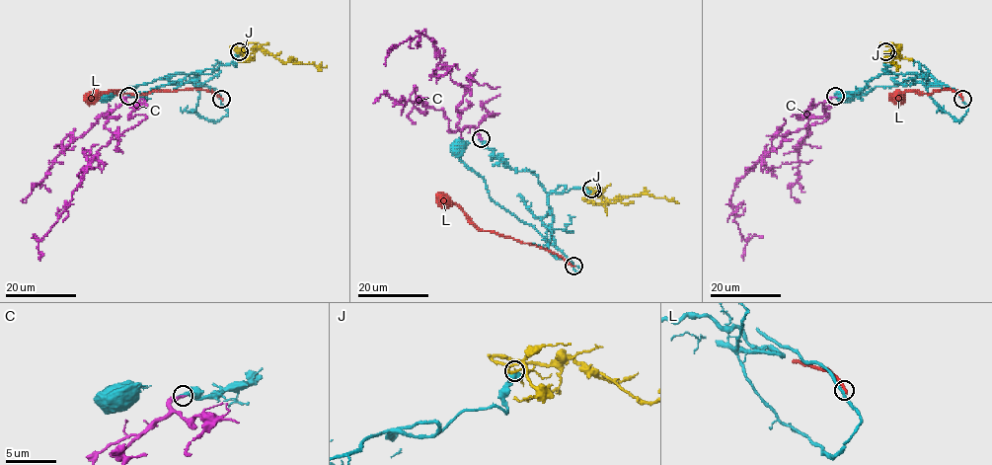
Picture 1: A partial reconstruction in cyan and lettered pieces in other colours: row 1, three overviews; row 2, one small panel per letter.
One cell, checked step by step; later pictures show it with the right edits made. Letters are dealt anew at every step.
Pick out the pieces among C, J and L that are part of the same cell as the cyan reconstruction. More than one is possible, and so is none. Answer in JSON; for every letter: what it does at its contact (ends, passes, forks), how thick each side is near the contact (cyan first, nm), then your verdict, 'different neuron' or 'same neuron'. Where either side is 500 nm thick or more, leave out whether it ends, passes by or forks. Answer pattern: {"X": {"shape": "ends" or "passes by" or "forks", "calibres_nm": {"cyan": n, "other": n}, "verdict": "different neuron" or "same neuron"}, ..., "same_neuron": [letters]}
{"C": {"shape": "ends", "calibres_nm": {"cyan": 320, "other": 260}, "verdict": "same neuron"}, "J": {"calibres_nm": {"cyan": 700, "other": 240}, "verdict": "different neuron"}, "L": {"shape": "ends", "calibres_nm": {"cyan": 240, "other": 280}, "verdict": "different neuron"}, "same_neuron": ["C"]}

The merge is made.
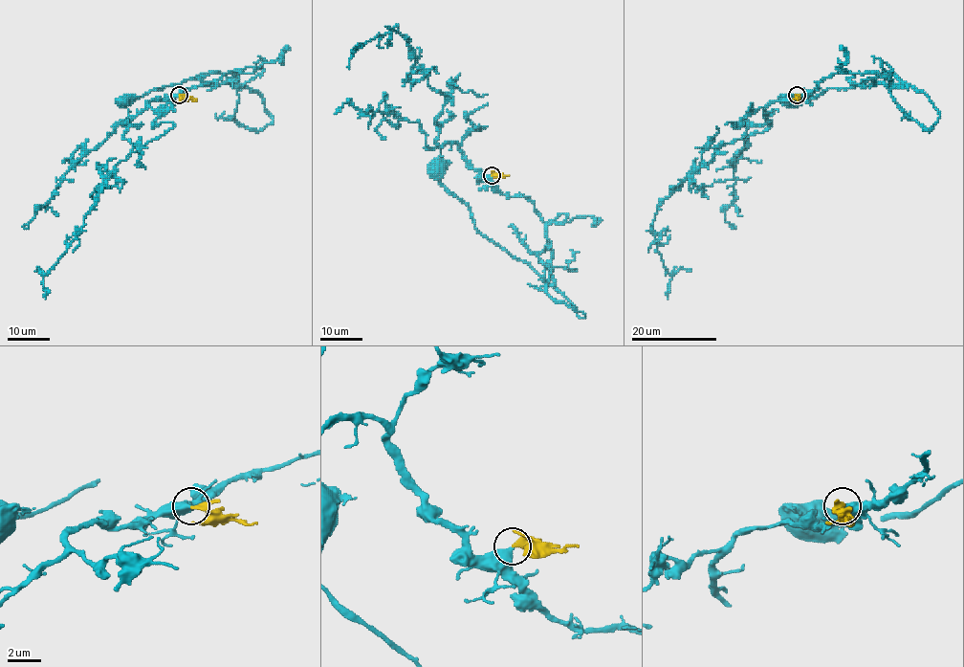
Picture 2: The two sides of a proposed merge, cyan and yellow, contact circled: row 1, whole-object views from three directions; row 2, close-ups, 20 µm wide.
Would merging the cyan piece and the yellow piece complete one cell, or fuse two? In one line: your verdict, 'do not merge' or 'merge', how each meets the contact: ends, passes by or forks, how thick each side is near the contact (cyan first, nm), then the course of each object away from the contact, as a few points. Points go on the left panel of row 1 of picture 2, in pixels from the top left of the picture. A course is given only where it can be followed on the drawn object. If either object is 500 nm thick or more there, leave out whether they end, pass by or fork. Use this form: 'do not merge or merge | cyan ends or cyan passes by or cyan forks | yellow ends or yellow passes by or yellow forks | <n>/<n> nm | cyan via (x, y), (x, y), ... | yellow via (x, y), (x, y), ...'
merge | cyan ends | yellow passes by | 480/240 nm | cyan via (179, 95), (227, 73), (240, 72), (232, 84), (224, 75), (201, 74), (128, 100) | yellow via (179, 95), (196, 100)

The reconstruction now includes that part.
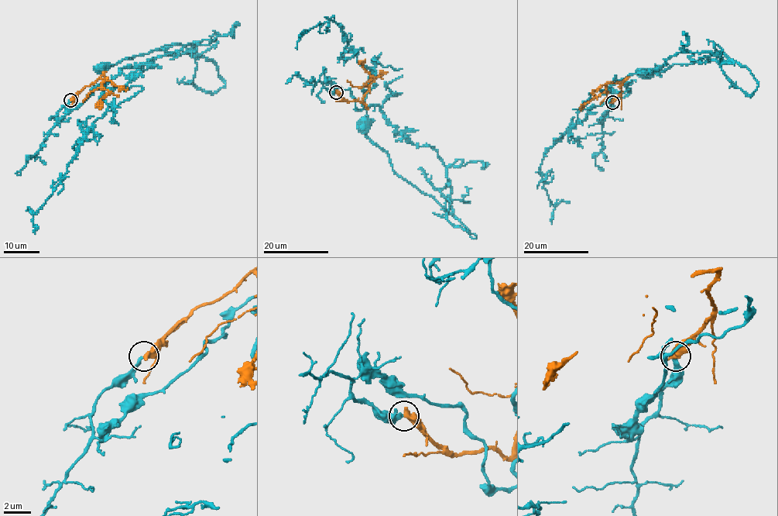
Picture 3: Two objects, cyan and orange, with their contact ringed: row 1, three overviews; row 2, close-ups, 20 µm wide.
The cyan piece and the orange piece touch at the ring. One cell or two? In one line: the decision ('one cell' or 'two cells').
one cell

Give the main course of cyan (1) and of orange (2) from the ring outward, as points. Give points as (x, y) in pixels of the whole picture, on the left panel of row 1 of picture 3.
1: (70, 100), (58, 121), (122, 67), (198, 43), (191, 54), (165, 45), (104, 67)
2: (70, 100), (99, 77), (106, 78), (102, 86), (109, 92), (100, 101), (99, 106), (103, 106)

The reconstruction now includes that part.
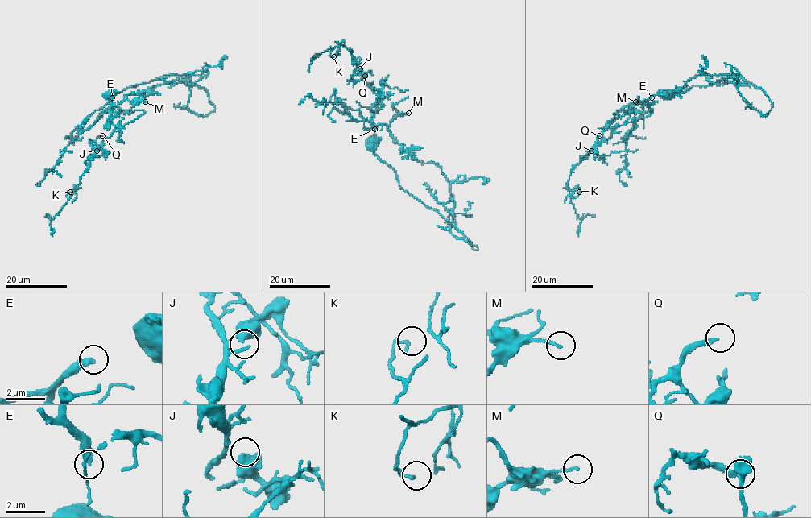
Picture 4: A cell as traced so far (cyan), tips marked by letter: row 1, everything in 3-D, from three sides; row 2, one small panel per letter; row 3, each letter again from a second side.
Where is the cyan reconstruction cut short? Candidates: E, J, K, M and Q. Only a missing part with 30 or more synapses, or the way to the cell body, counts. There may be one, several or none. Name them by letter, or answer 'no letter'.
E

